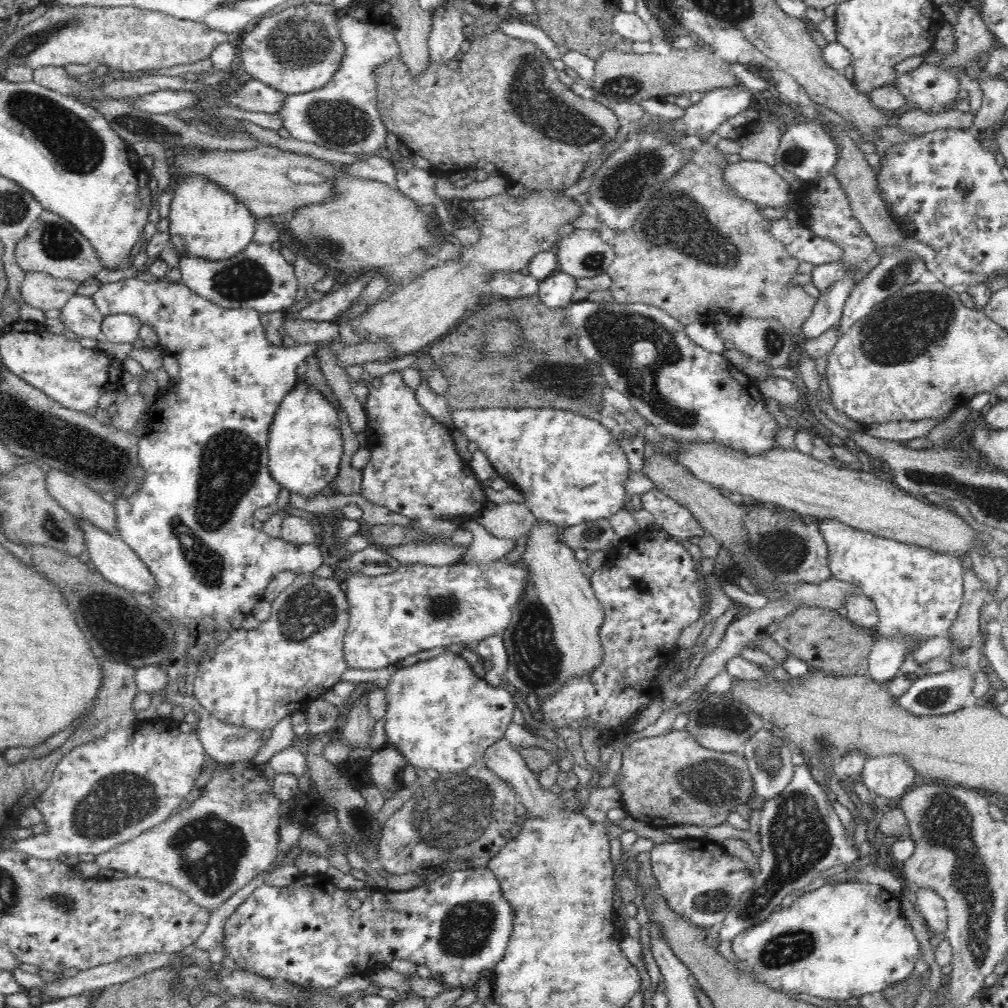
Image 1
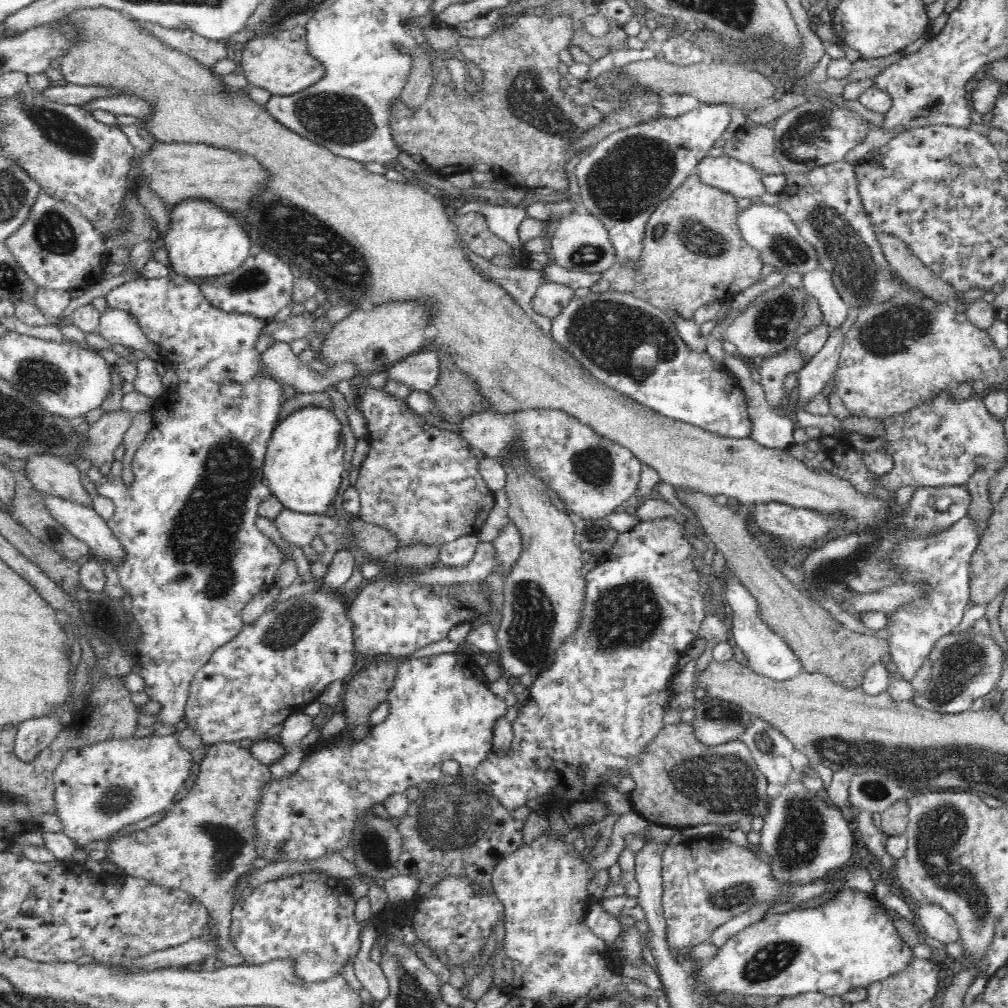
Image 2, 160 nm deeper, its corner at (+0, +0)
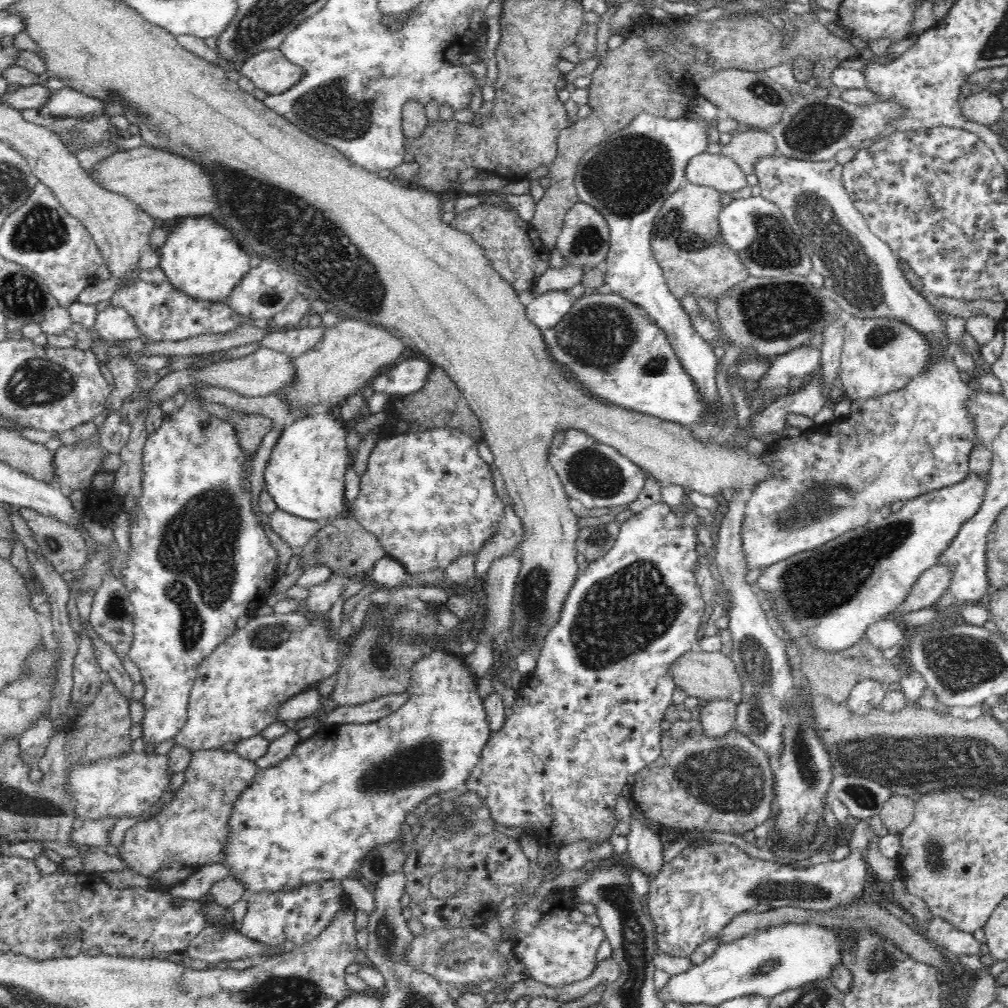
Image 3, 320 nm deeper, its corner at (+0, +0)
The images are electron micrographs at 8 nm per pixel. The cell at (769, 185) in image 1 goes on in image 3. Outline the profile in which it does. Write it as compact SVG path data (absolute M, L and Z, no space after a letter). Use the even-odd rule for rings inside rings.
M721 152L700 153L688 160L685 180L700 186L709 186L730 193L746 186L746 175L731 158Z

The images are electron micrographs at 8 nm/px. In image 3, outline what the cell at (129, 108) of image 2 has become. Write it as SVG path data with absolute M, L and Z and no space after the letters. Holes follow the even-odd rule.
M66 86L50 91L46 104L40 110L58 118L82 119L87 114L93 117L105 115L102 101Z

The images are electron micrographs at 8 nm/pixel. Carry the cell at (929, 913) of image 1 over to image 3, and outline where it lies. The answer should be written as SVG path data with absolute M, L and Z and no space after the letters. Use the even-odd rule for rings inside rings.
M940 917L930 919L928 924L928 934L932 936L934 942L942 945L950 952L964 956L978 956L981 958L985 954L985 947L974 939L972 933L963 933L955 930L948 922Z

